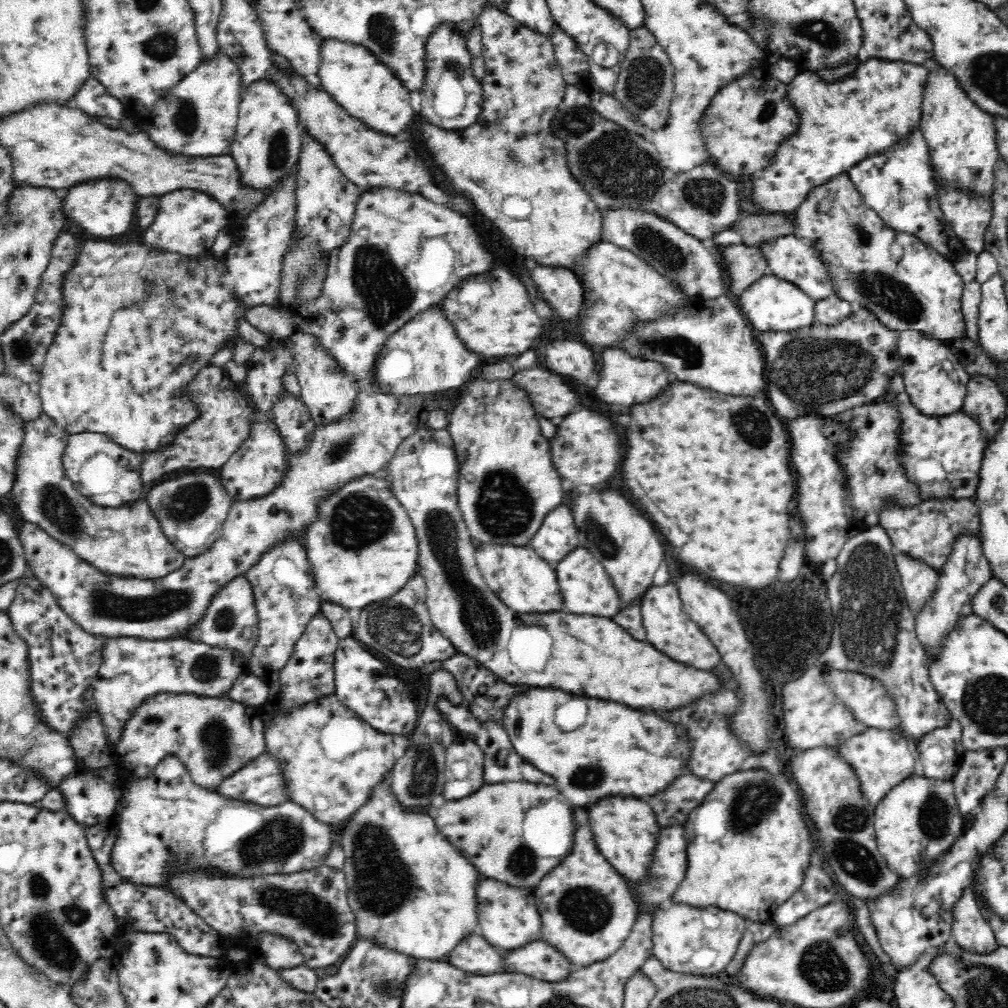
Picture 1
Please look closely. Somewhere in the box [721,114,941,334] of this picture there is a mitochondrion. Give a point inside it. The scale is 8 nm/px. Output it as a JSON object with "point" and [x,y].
{"point":[897,298]}

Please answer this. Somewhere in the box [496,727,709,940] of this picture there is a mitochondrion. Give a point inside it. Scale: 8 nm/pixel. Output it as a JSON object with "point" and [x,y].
{"point":[585,908]}

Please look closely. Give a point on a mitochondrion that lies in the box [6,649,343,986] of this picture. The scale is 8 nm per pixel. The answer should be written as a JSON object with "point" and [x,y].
{"point":[47,931]}

